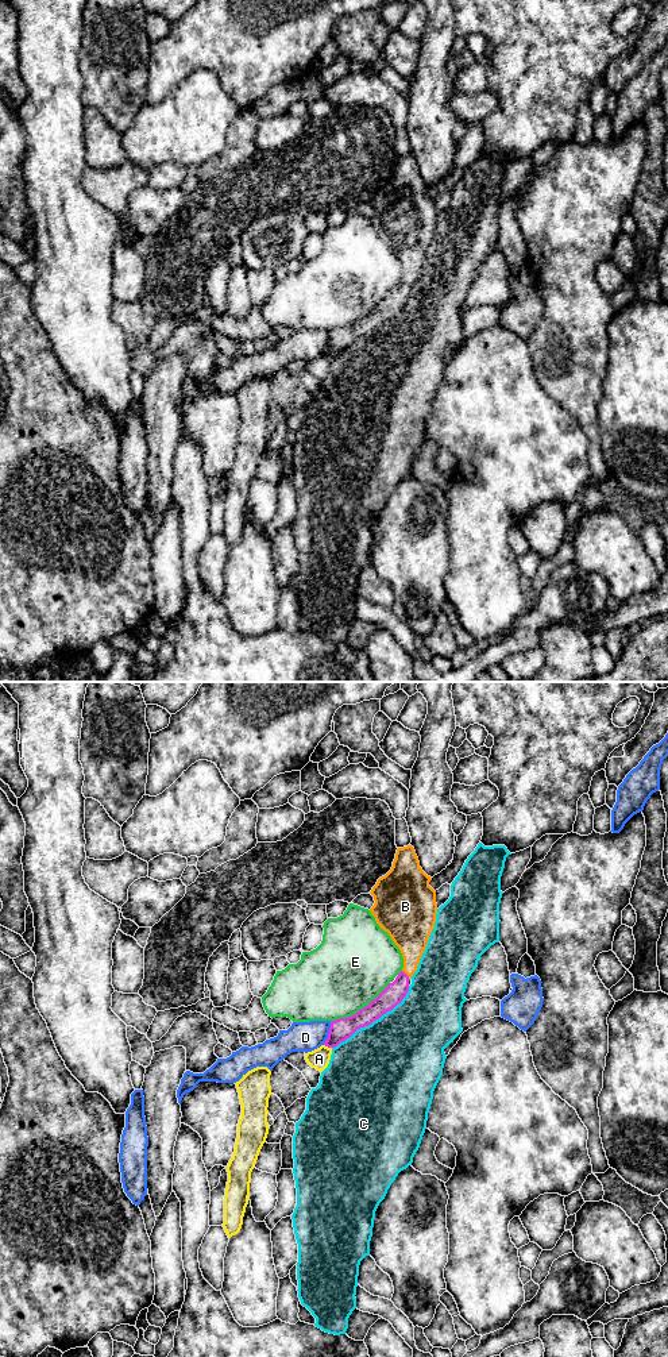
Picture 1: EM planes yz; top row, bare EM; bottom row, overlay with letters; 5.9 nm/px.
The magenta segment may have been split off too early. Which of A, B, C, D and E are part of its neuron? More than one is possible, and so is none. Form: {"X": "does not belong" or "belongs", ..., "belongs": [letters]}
{"A": "does not belong", "B": "belongs", "C": "does not belong", "D": "does not belong", "E": "does not belong", "belongs": ["B"]}

